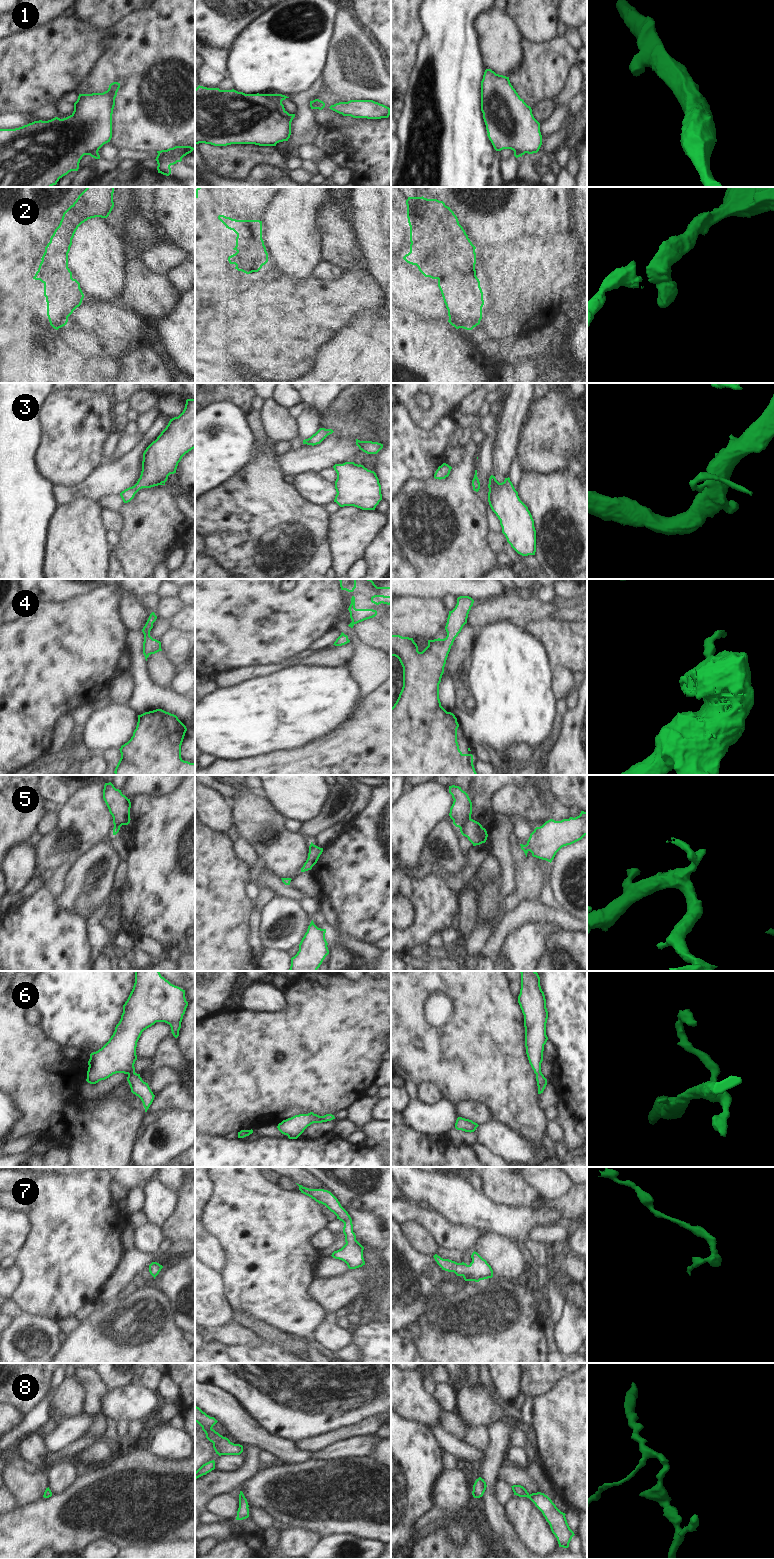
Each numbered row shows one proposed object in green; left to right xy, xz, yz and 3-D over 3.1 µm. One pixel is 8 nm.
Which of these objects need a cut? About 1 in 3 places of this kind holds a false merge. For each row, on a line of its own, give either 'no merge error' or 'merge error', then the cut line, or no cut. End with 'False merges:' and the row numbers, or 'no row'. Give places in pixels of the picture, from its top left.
1: merge error | xy (97, 150), (90, 155)
2: no merge error | no cut
3: no merge error | no cut
4: no merge error | no cut
5: merge error | yz (470, 817), (459, 827)
6: no merge error | no cut
7: no merge error | no cut
8: no merge error | no cut
False merges: 1, 5

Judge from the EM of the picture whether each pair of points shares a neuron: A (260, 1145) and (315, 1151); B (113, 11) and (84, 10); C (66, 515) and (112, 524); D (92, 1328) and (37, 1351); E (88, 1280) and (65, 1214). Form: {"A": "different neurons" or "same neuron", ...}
{"A": "same neuron", "B": "same neuron", "C": "different neurons", "D": "different neurons", "E": "same neuron"}

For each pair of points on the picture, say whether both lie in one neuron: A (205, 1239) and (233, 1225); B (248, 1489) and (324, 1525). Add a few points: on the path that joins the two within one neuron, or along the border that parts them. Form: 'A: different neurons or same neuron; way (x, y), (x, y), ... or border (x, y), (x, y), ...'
A: different neurons; border (205, 1231), (215, 1238), (224, 1255)
B: same neuron; way (267, 1499), (285, 1515), (294, 1519), (305, 1520)

